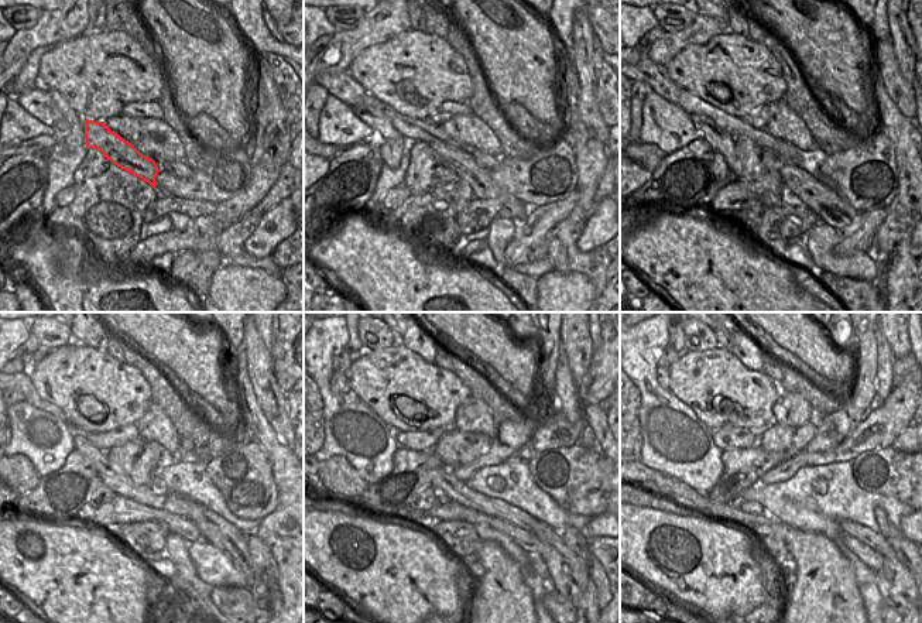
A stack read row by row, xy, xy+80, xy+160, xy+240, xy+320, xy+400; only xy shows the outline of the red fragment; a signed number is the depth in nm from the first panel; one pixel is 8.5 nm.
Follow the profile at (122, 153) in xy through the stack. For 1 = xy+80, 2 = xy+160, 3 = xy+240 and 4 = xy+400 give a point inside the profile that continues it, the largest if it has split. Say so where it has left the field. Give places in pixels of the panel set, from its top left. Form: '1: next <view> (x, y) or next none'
1: next xy+80 (479, 180)
2: next xy+160 (829, 206)
3: next xy+240 (213, 529)
4: next xy+400 (897, 586)

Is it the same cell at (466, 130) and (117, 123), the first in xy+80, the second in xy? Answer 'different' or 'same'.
same

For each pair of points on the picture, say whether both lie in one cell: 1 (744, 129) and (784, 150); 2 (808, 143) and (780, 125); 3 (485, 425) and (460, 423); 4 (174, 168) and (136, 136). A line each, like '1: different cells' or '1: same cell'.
1: same cell
2: same cell
3: same cell
4: different cells

